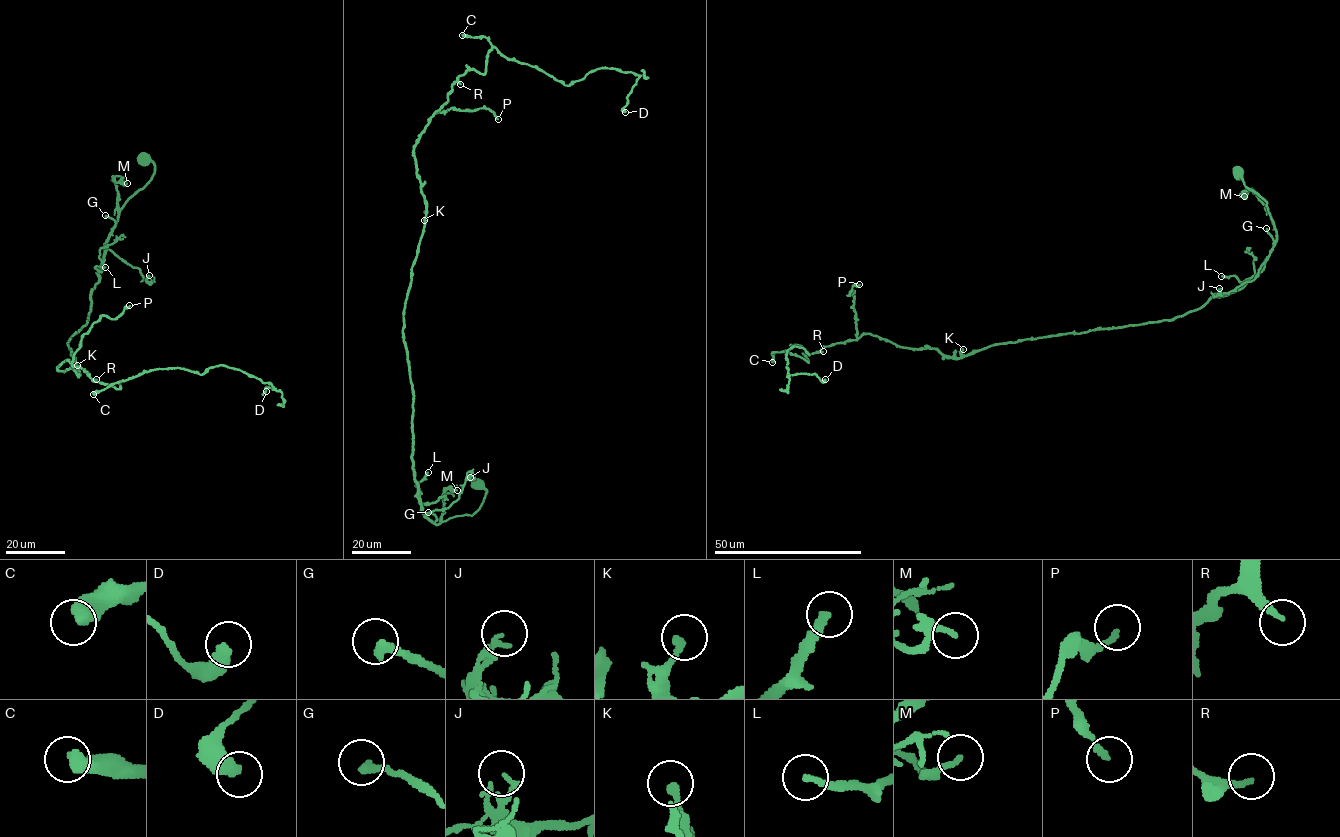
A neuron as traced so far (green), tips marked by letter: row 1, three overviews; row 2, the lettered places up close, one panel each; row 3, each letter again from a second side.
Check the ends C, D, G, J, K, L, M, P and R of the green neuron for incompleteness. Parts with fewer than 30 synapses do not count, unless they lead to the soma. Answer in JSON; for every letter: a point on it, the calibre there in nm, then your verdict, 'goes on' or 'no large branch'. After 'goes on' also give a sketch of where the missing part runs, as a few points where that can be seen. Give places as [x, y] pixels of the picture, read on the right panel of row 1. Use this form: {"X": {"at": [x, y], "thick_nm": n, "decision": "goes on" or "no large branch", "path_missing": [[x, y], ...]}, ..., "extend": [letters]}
{"C": {"at": [772, 362], "thick_nm": 550, "decision": "no large branch"}, "D": {"at": [825, 379], "thick_nm": 400, "decision": "no large branch"}, "G": {"at": [1266, 228], "thick_nm": 300, "decision": "no large branch"}, "J": {"at": [1219, 288], "thick_nm": 170, "decision": "no large branch"}, "K": {"at": [963, 349], "thick_nm": 240, "decision": "no large branch"}, "L": {"at": [1221, 276], "thick_nm": 240, "decision": "goes on", "path_missing": [[1221, 276], [1217, 272], [1221, 260], [1231, 272]]}, "M": {"at": [1244, 196], "thick_nm": 170, "decision": "no large branch"}, "P": {"at": [859, 284], "thick_nm": 170, "decision": "goes on", "path_missing": [[859, 284], [881, 246], [878, 221], [900, 211], [891, 167], [904, 120], [888, 92], [920, 94]]}, "R": {"at": [823, 351], "thick_nm": 190, "decision": "no large branch"}, "extend": ["L", "P"]}

